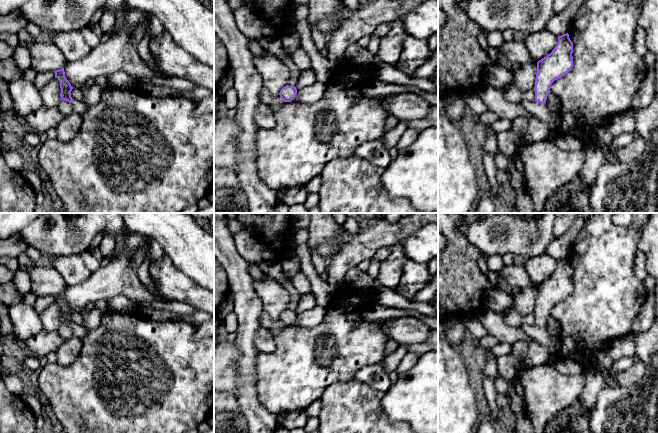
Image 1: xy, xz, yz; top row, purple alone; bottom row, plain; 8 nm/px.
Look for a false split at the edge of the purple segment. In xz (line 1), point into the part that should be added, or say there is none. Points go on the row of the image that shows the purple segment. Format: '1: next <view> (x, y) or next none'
1: next none

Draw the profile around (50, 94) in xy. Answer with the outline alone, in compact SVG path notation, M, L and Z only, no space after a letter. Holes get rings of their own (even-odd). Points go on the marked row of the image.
M54 77L40 91L43 100L43 105L47 107L58 107L62 100L60 97L60 93L60 82L57 78Z

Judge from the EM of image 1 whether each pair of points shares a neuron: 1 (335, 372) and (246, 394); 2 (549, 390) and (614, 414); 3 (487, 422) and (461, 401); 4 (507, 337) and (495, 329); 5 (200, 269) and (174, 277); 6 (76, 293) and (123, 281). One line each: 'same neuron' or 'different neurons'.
1: different neurons
2: different neurons
3: different neurons
4: same neuron
5: different neurons
6: same neuron

